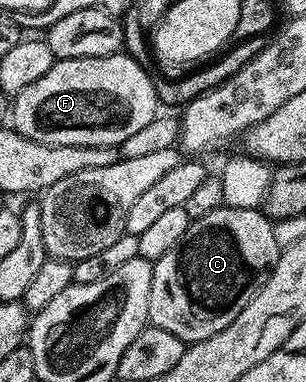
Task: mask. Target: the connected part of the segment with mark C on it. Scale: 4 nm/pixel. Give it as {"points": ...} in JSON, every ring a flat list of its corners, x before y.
{"points":[[222,206,219,210,211,210,211,214,203,214,198,220,190,220,183,238,179,238,176,246,167,250,167,254,163,254,153,264,149,324,159,330,167,330,167,334,175,334,175,338,185,341,186,345,197,344,201,340,211,338,211,334,219,334,219,330,231,326,231,322,235,322,235,318,239,318,239,314,245,309,247,302,251,302,251,298,255,298,257,291,265,285,267,278,273,273,273,267,277,264,279,245,275,238,273,225,274,221,270,220,261,208,227,208]]}

